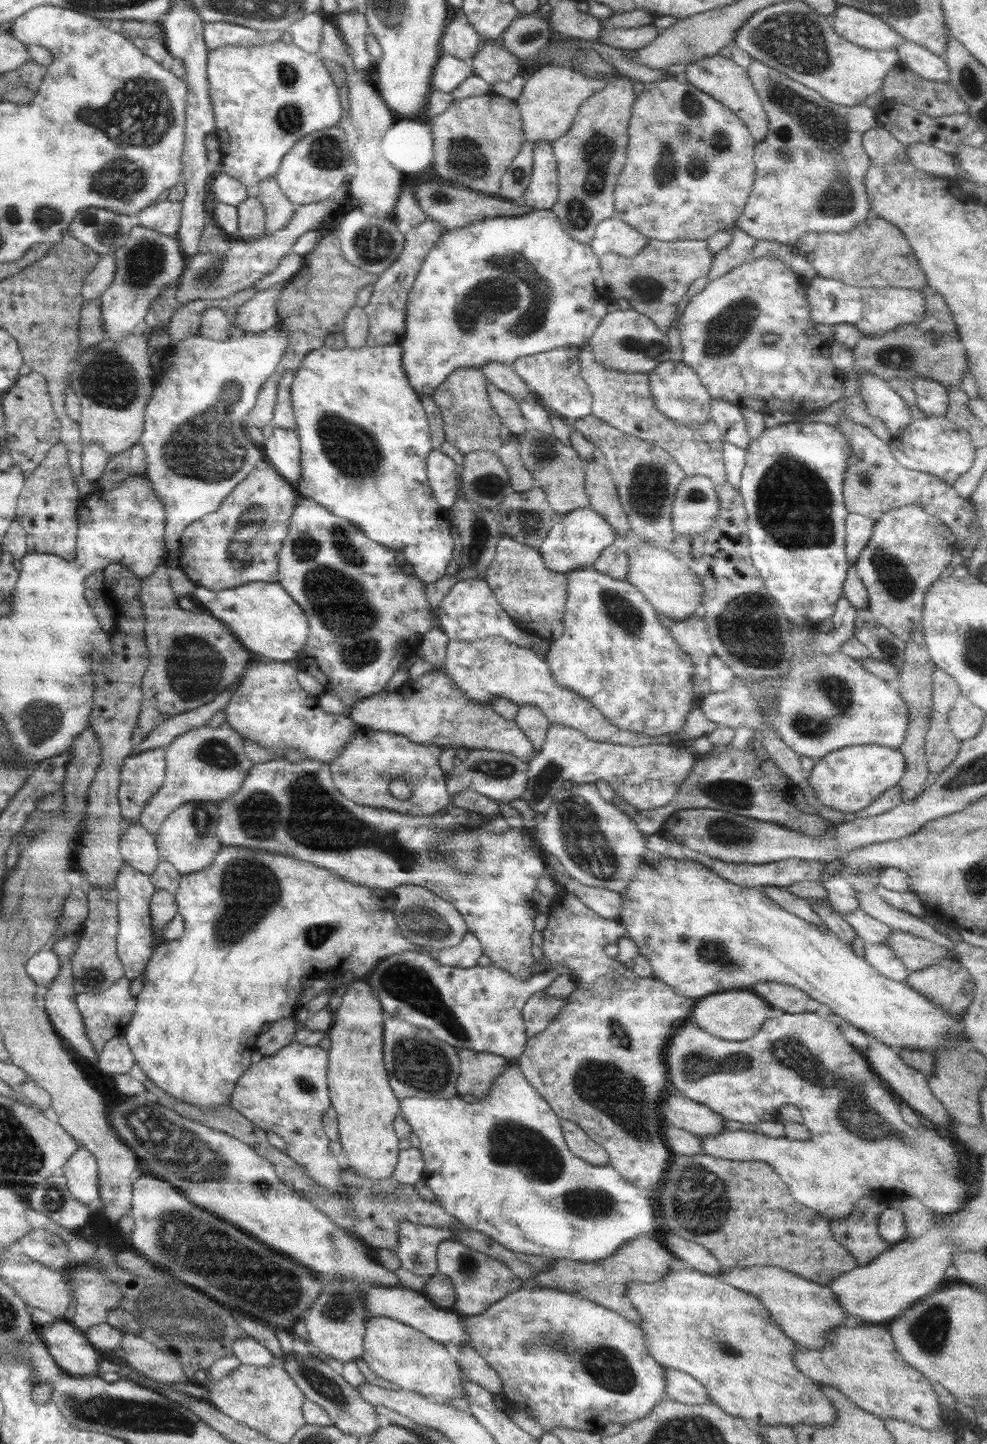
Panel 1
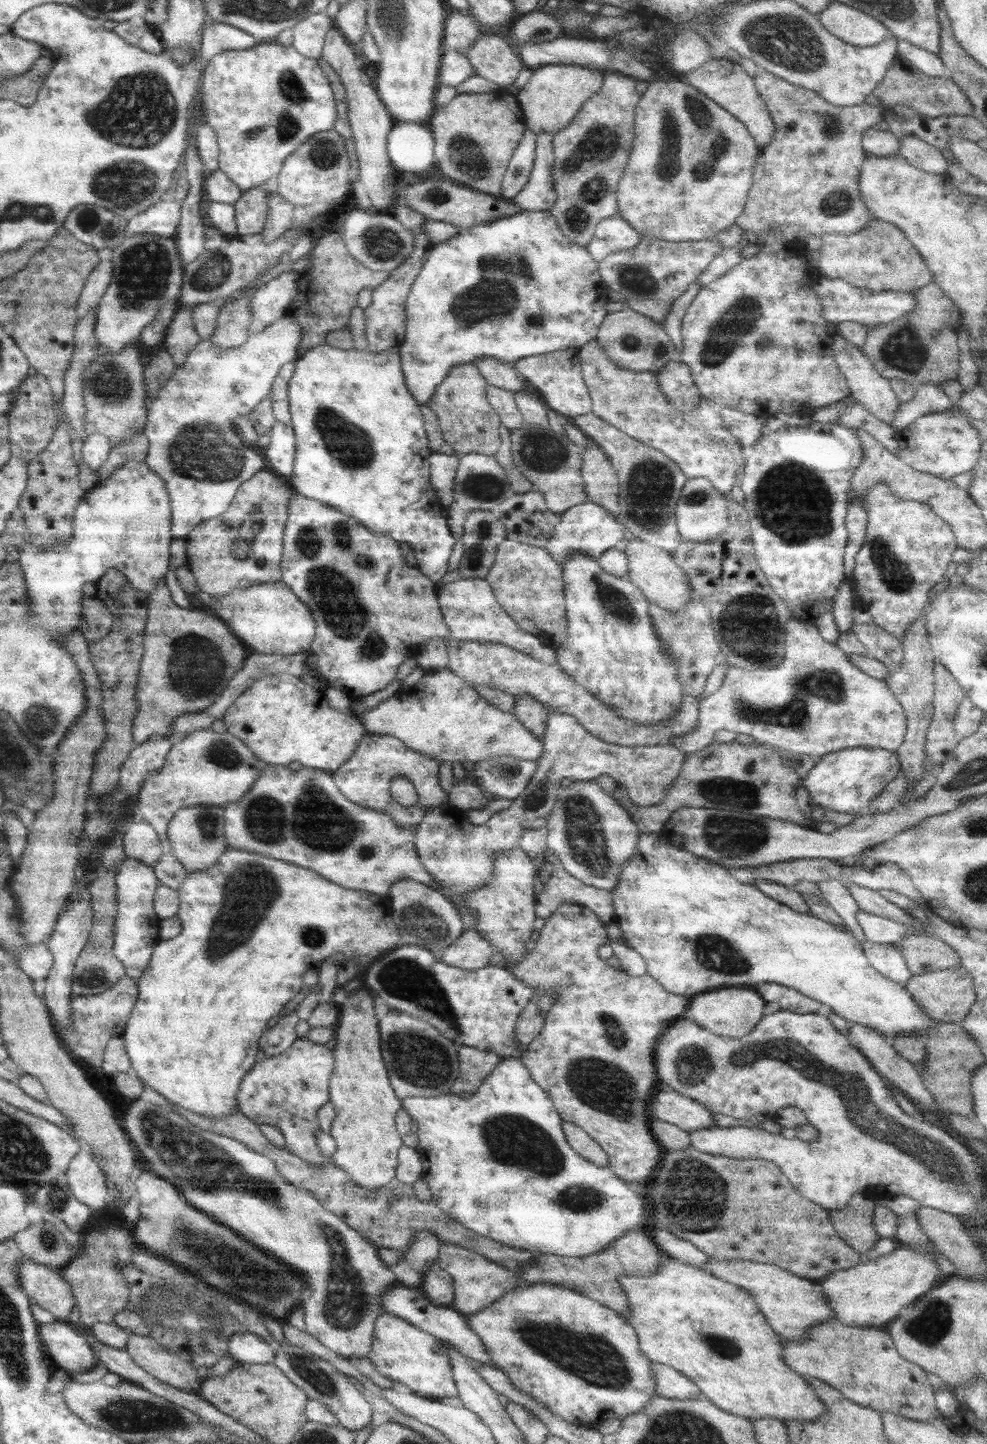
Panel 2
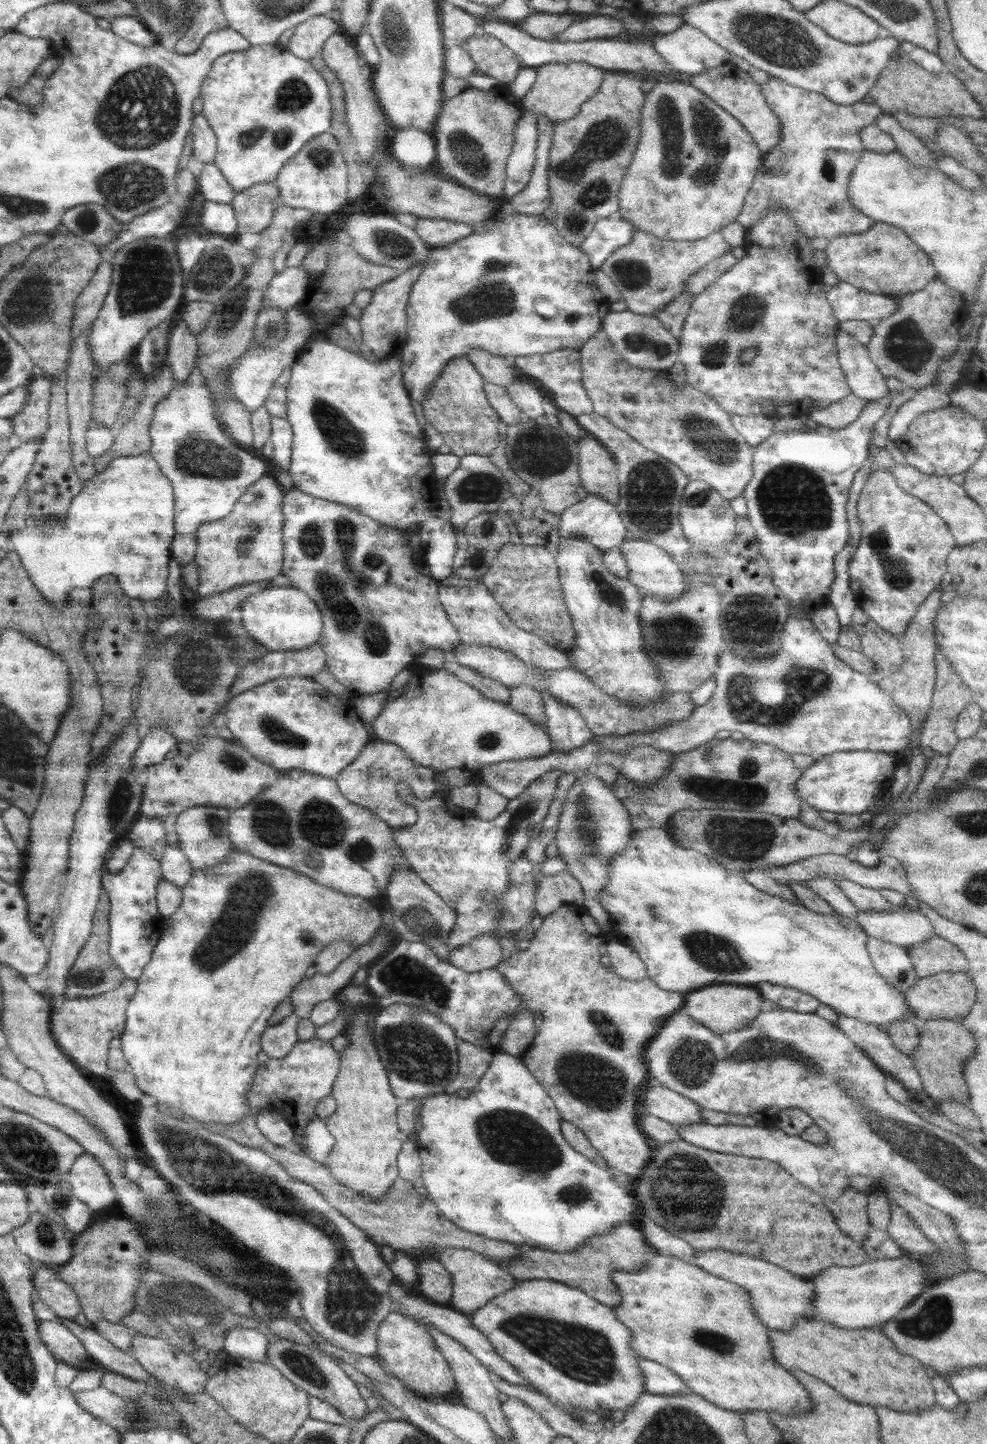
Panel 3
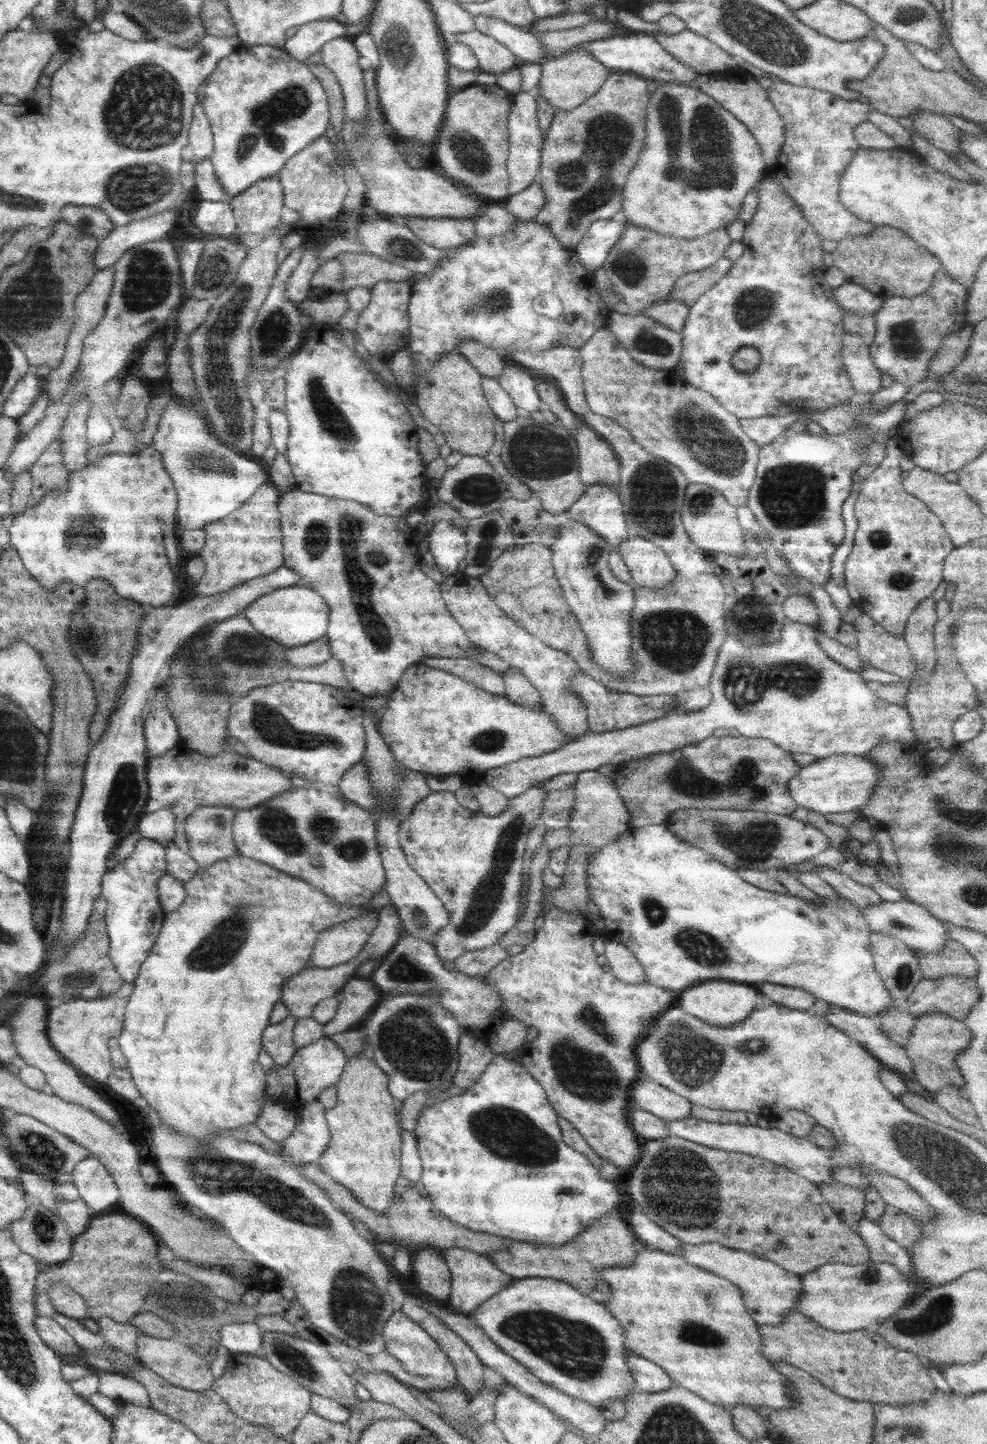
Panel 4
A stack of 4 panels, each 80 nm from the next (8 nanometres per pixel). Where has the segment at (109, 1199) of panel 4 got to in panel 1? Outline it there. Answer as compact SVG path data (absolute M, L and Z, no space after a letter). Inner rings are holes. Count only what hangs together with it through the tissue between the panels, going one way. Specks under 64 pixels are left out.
M83 1145L70 1156L63 1169L72 1196L88 1205L100 1199L99 1171L96 1158Z

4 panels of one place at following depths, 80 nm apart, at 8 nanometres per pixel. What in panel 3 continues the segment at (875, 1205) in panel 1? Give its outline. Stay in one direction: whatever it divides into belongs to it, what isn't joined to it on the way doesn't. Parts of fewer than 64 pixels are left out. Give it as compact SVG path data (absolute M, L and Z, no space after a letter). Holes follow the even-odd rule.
M855 1188L846 1189L839 1199L824 1199L823 1203L844 1234L862 1246L868 1229L872 1227L867 1213L867 1194Z

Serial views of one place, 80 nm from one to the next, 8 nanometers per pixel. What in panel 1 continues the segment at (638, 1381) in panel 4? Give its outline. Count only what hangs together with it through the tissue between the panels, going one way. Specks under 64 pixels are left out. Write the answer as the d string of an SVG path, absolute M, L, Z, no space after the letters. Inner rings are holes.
M675 1368L664 1369L667 1398L688 1404L704 1404L710 1401L706 1387L693 1376Z

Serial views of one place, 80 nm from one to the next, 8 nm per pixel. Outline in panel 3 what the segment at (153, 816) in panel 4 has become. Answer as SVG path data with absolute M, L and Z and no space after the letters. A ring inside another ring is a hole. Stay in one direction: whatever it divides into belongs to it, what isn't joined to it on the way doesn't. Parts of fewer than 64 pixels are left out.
M140 817L131 826L127 836L135 848L145 848L159 858L168 846L166 842L166 829L160 819Z

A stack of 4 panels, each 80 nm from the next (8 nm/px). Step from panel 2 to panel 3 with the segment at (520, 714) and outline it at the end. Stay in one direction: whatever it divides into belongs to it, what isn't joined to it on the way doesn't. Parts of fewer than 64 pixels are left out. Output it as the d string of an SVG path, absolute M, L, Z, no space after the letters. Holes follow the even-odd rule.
M520 685L509 691L510 696L507 704L544 729L547 718L541 692L528 685Z

